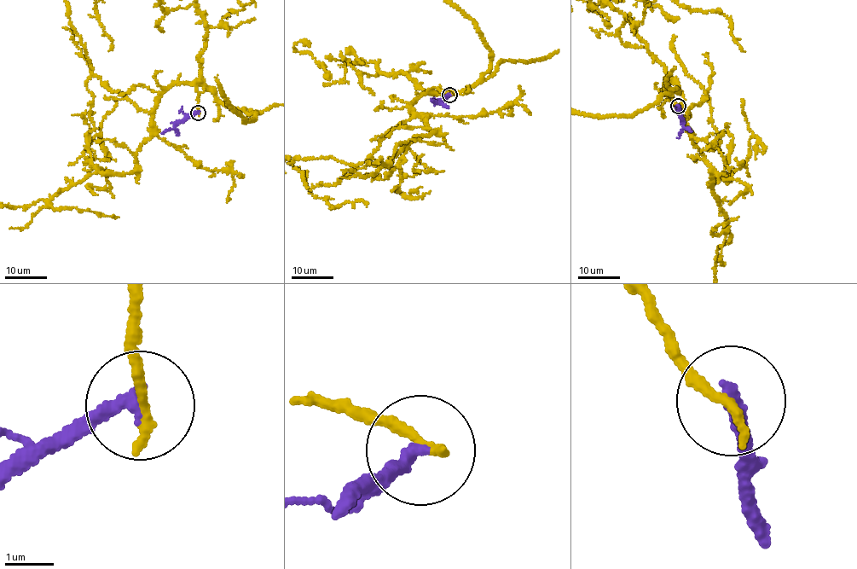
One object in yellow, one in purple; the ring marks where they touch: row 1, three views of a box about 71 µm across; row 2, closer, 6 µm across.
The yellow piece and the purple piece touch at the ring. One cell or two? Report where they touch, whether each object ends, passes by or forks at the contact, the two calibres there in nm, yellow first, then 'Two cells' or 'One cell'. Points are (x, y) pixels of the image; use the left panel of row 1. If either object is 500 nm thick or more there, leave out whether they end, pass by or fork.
Place: (198, 113). At the ring yellow ends. At the ring purple ends. Thickness 240 nm (yellow) against 280 nm. Two cells

